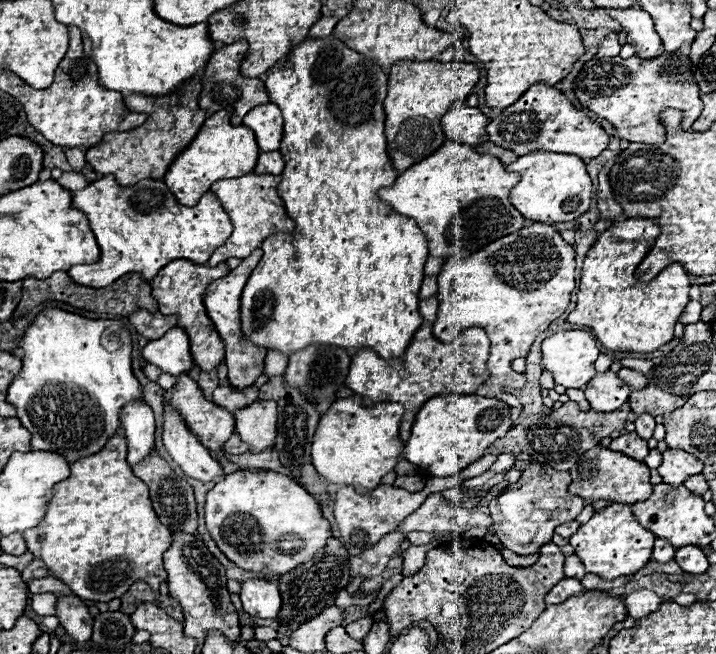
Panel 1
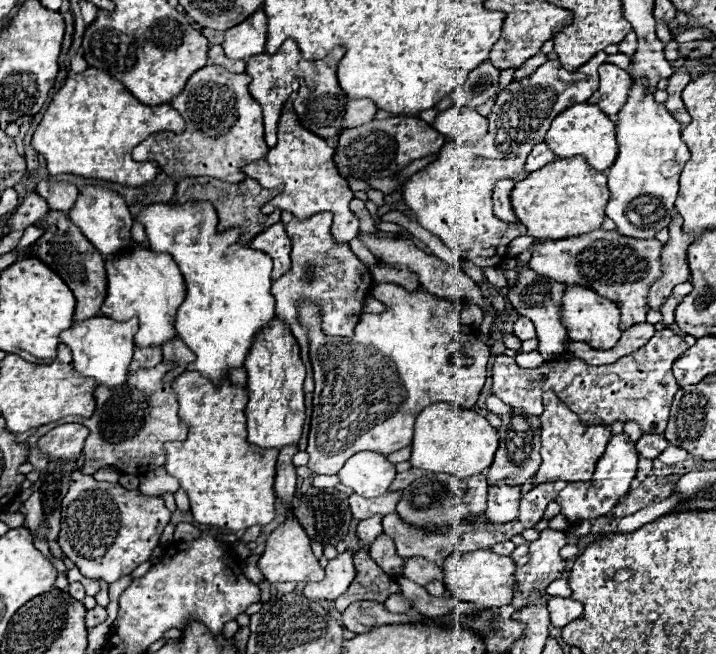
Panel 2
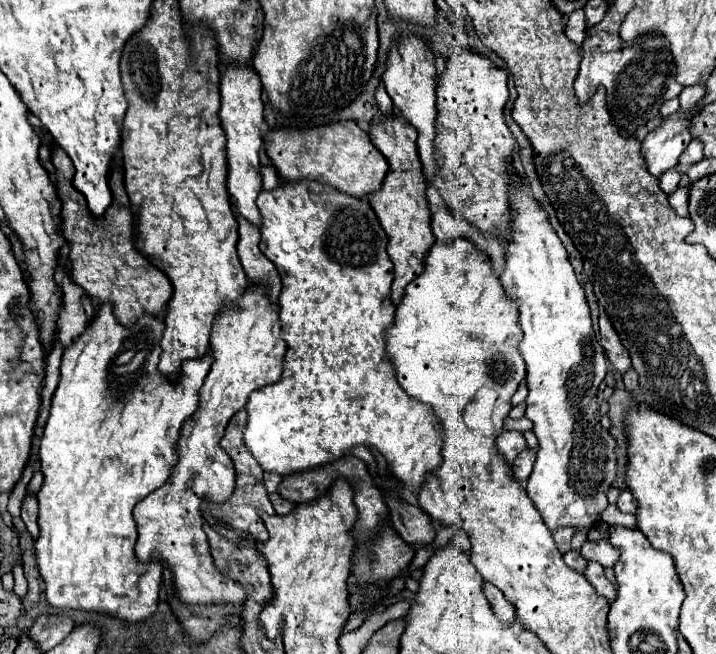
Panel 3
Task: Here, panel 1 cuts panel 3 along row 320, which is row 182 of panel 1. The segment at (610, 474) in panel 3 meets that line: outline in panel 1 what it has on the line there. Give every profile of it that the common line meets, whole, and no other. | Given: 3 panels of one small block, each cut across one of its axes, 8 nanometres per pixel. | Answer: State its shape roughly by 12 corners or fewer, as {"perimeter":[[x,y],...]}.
{"perimeter":[[530,152],[506,170],[516,210],[534,222],[588,212],[592,182],[574,154]]}

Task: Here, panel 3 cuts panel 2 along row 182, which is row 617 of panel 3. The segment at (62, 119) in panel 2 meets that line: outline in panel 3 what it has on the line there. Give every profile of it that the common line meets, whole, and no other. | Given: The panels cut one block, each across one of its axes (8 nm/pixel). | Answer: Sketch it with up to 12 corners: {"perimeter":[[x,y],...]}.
{"perimeter":[[102,304],[40,440],[54,608],[140,622],[162,566],[134,506],[178,462],[212,364]]}

